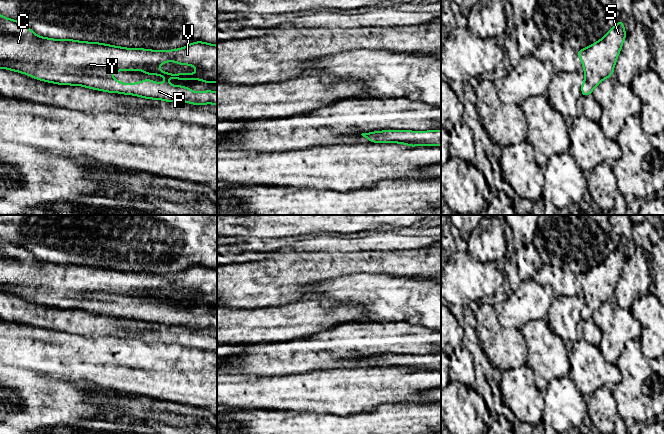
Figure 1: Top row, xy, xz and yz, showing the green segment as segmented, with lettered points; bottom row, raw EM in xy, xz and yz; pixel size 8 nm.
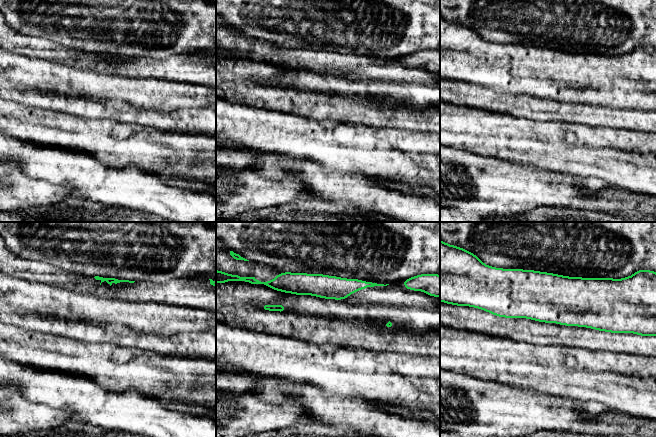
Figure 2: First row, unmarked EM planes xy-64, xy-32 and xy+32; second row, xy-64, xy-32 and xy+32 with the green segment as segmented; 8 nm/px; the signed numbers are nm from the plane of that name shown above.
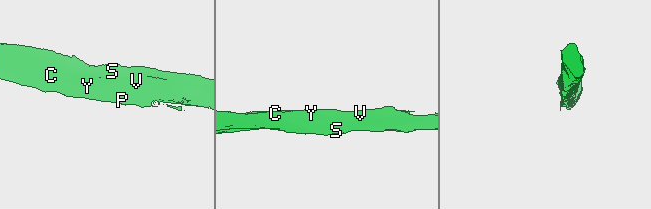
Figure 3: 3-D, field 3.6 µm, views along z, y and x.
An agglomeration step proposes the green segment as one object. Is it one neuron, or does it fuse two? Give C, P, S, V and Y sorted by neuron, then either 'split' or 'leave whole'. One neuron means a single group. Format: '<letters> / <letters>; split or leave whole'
C P S V Y; leave whole

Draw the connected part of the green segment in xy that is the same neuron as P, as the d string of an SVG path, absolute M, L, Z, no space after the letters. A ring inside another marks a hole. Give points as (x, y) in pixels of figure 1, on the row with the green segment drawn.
M0 14L0 68L18 72L30 76L36 80L53 83L57 85L82 86L88 89L104 91L107 93L119 93L124 95L132 95L142 97L144 99L162 100L165 102L187 102L192 105L217 105L217 91L195 92L186 86L174 86L169 84L169 78L177 80L199 80L201 82L214 82L217 84L217 45L203 41L191 42L187 46L171 49L171 50L152 50L144 48L126 48L121 46L110 45L99 42L78 41L74 39L53 39L37 35L24 23L16 19L6 18ZM166 62L175 62L179 65L189 65L197 68L198 73L169 73L164 70L159 70L156 67ZM142 69L141 74L155 74L163 76L165 83L156 83L152 80L145 79L135 83L121 83L113 78L110 73L117 71L134 71Z

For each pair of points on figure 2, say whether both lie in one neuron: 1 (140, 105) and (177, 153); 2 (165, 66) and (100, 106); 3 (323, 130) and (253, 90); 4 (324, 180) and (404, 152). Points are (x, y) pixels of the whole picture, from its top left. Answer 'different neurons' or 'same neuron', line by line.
1: different neurons
2: different neurons
3: different neurons
4: different neurons

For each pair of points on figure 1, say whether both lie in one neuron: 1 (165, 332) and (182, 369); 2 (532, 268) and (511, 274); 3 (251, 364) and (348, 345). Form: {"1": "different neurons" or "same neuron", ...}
{"1": "different neurons", "2": "same neuron", "3": "same neuron"}

